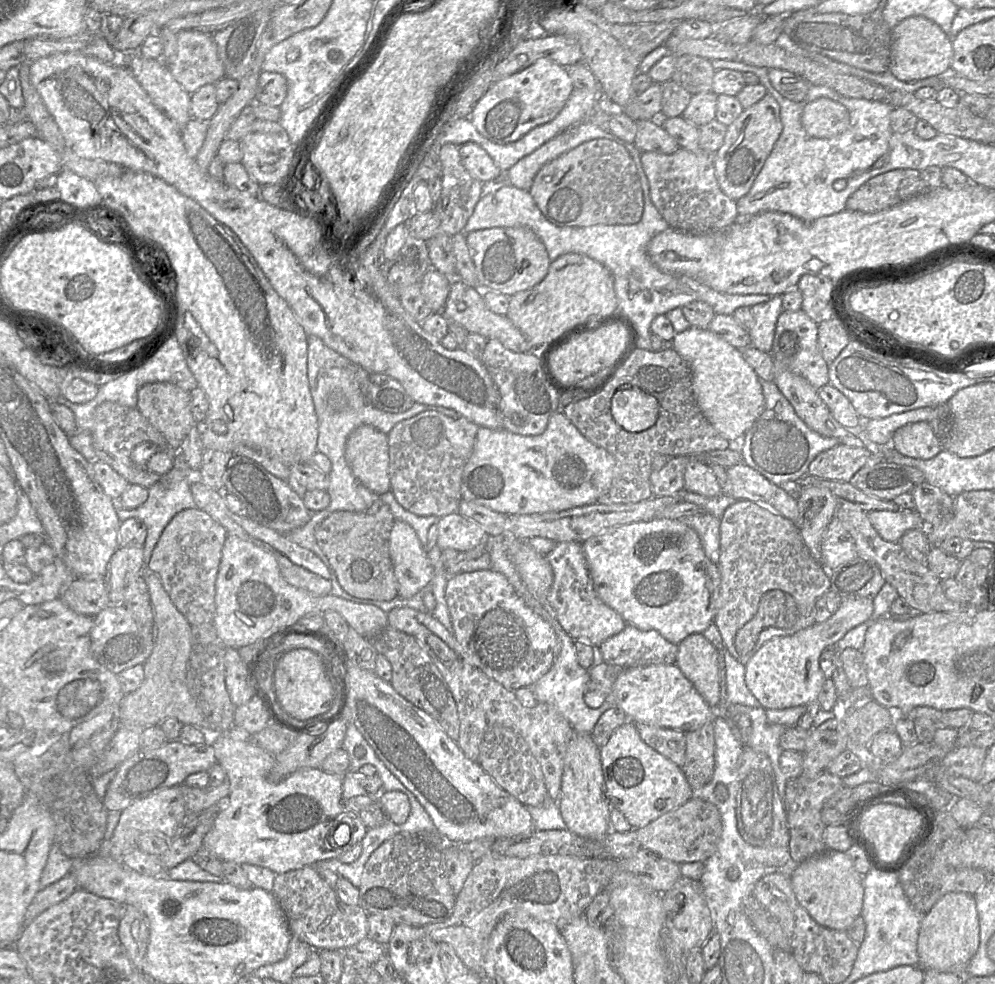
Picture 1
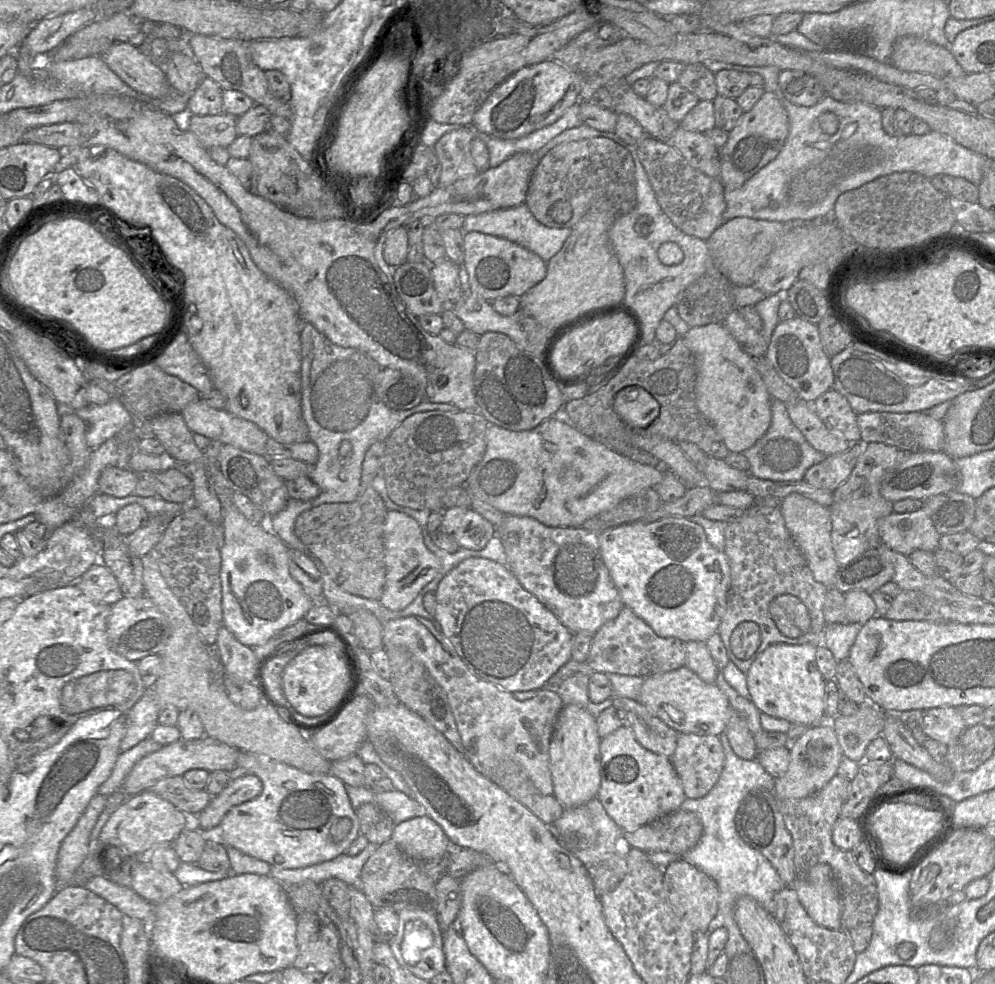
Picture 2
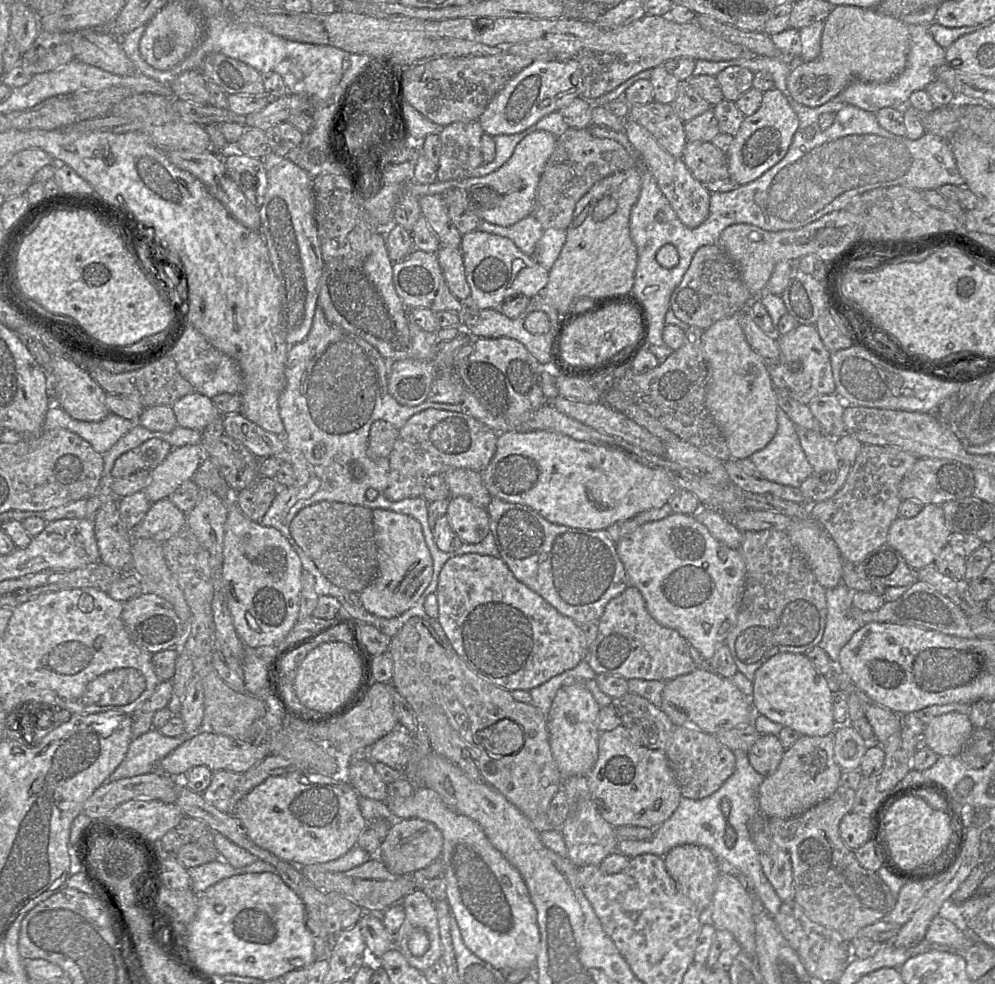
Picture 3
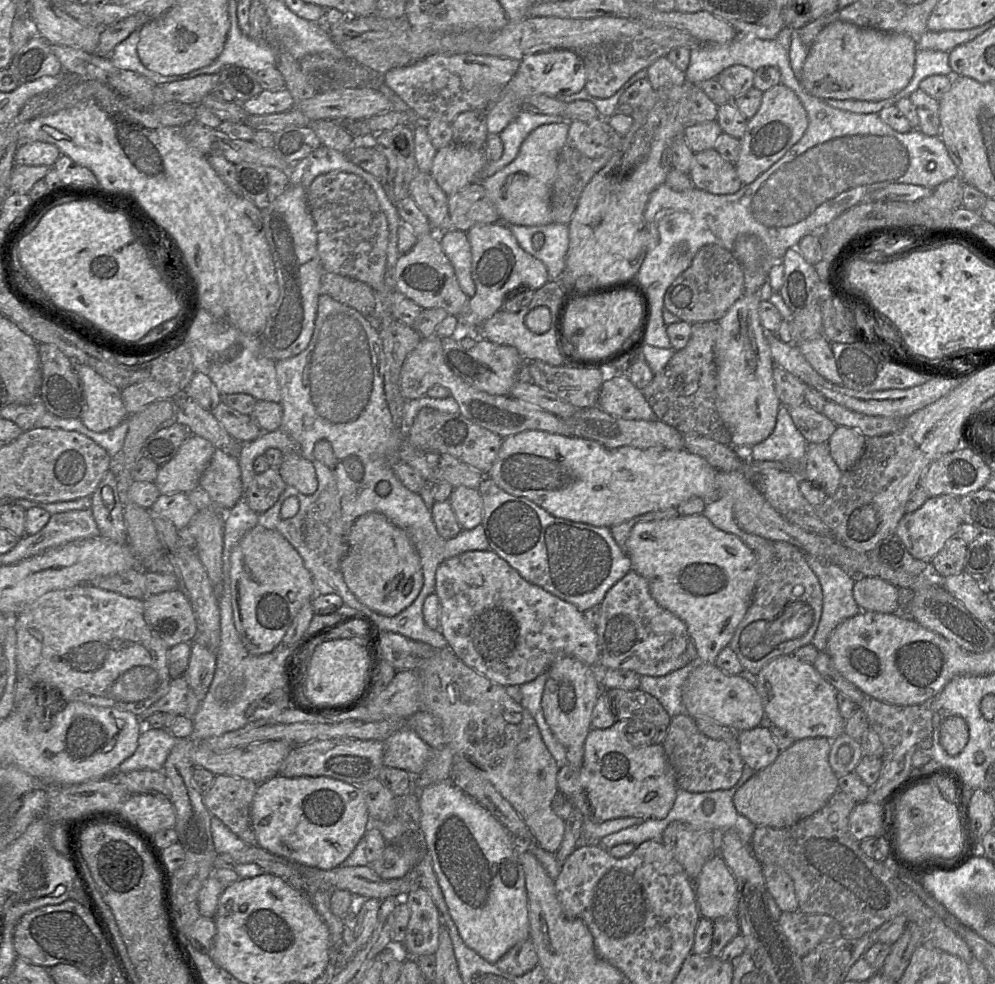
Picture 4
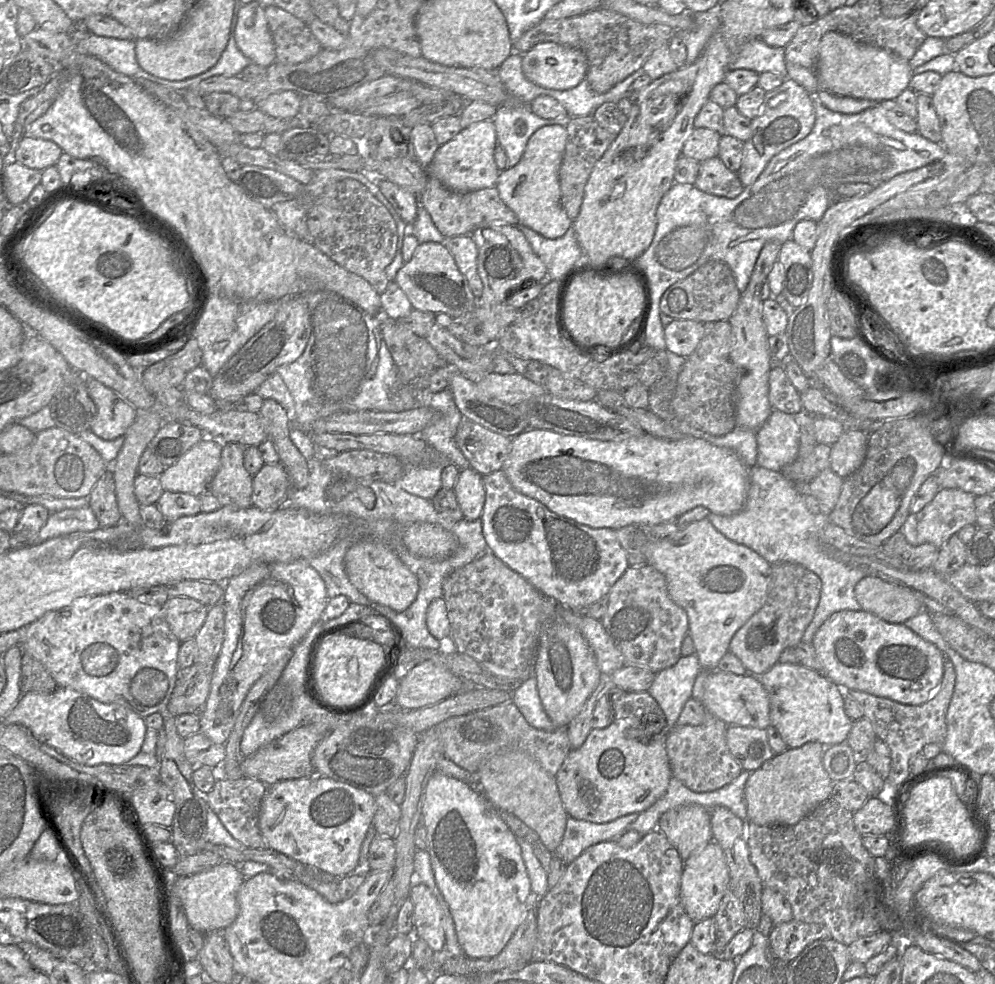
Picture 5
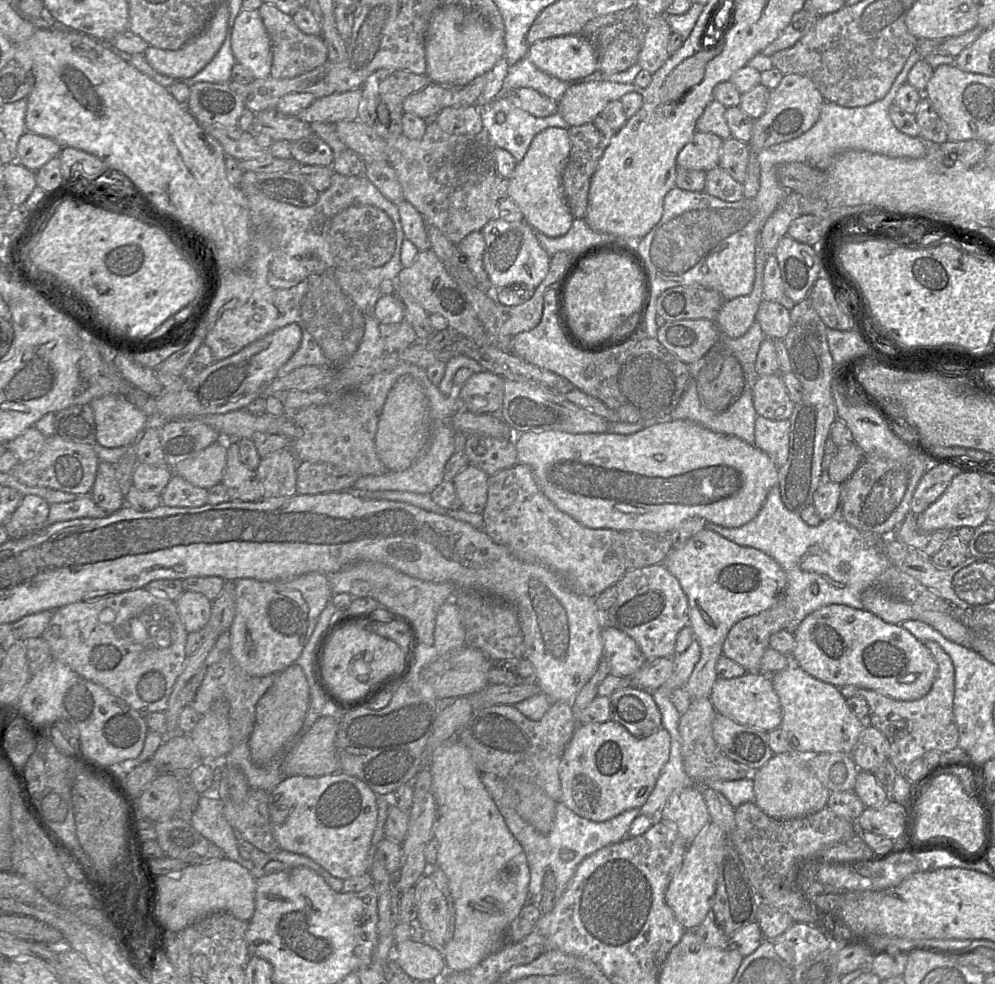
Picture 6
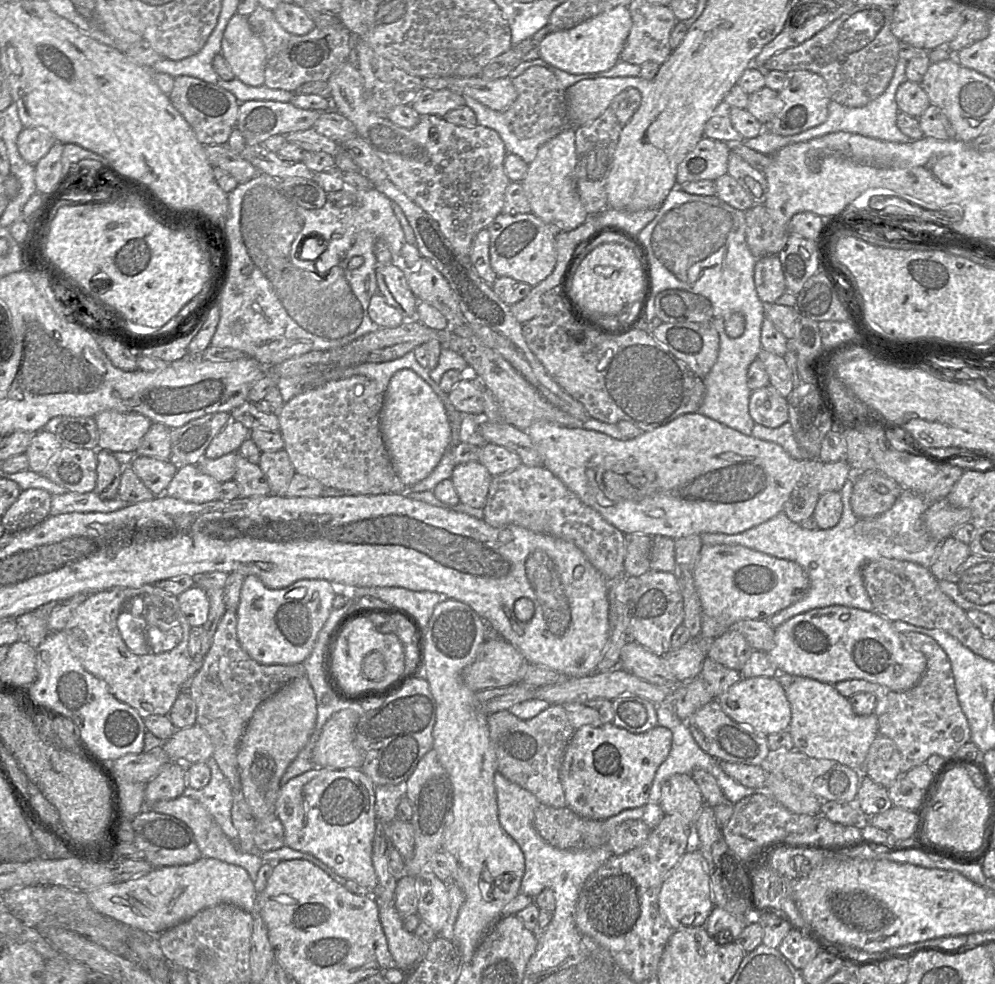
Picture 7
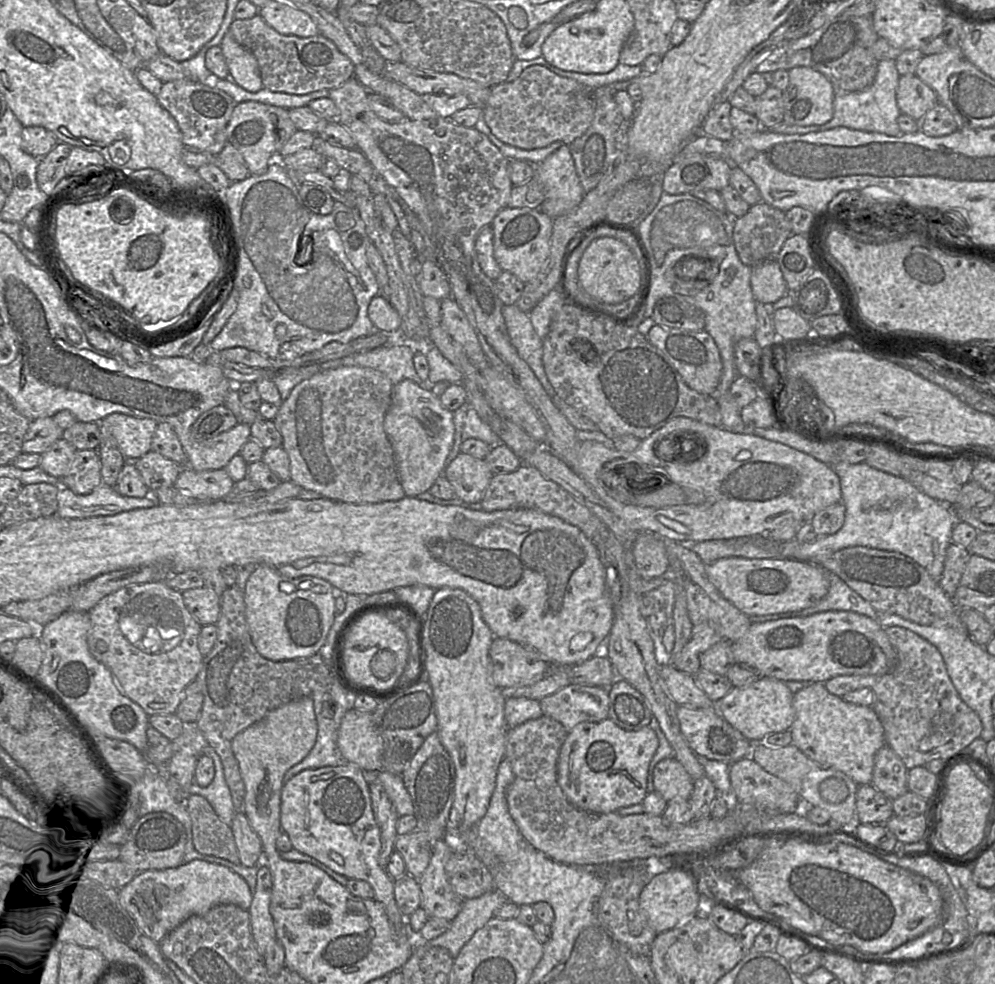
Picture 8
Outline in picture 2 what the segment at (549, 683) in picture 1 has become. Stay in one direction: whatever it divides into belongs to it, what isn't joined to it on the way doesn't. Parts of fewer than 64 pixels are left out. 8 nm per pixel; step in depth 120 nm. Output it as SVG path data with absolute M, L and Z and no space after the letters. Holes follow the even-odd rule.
M575 674L565 679L555 691L566 705L577 705L597 718L605 709L612 706L612 699L608 698L601 703L593 703L588 696L589 676Z

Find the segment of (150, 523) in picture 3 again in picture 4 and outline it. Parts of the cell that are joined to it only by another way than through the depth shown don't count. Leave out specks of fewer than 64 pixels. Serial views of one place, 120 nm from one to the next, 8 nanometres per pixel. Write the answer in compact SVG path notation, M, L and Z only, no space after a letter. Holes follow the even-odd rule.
M187 493L160 494L152 507L151 515L169 520L177 530L186 528L198 508L189 500Z

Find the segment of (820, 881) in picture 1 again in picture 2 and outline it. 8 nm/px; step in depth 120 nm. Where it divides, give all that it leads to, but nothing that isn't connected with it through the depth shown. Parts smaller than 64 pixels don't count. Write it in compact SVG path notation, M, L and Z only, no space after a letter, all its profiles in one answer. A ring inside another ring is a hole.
M829 865L813 866L804 878L796 877L790 886L815 923L830 930L841 930L840 894Z

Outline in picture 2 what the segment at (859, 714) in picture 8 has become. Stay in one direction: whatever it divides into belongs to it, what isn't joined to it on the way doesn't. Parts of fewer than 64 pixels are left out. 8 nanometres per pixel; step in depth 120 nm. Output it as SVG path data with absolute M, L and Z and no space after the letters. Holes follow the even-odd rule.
M819 641L801 645L777 643L768 646L746 674L751 700L761 713L807 727L819 726L825 717L826 680L816 663Z

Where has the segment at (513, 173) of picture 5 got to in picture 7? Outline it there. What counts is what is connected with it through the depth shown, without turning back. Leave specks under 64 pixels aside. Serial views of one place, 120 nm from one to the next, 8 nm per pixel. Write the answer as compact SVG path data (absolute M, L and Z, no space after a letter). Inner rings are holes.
M568 126L553 139L543 144L535 157L528 164L528 169L521 184L531 207L531 213L540 218L547 225L552 225L556 231L568 232L583 224L590 215L586 212L575 182L576 151L575 151L575 127Z

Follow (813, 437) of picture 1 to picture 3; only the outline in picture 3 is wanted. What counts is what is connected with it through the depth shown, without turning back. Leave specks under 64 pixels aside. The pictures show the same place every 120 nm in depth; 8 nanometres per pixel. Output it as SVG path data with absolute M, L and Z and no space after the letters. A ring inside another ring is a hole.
M777 409L777 431L773 439L750 456L762 476L775 483L799 488L813 474L800 444L796 425L786 412Z

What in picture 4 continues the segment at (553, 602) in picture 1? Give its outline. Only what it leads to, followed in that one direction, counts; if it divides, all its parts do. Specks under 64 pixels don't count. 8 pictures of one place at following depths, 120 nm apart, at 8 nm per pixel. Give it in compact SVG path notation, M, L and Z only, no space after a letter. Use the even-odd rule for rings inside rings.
M488 476L483 478L478 489L484 506L481 523L490 550L505 560L527 581L574 605L583 613L599 605L611 587L632 570L628 554L617 544L609 527L597 527L558 518L525 497L509 494Z

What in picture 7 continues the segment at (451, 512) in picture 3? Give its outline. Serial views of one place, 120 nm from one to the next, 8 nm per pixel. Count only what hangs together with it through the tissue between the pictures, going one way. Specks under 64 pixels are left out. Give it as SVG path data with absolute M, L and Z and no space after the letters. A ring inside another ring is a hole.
M479 461L456 465L450 477L460 502L473 508L485 506L492 475Z

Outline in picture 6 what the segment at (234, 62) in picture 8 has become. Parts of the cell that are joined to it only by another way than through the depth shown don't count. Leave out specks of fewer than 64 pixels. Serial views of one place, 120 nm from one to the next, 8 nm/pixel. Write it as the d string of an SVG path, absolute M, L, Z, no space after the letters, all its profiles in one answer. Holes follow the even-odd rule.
M241 9L231 31L231 49L236 63L243 65L254 79L270 75L271 41L258 9Z

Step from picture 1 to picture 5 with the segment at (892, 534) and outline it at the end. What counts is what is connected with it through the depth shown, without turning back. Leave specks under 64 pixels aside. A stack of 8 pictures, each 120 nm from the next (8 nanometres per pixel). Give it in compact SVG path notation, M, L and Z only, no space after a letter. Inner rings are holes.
M940 488L934 498L919 512L909 514L899 529L913 546L933 544L941 548L948 539L968 525L976 525L975 497L960 489Z

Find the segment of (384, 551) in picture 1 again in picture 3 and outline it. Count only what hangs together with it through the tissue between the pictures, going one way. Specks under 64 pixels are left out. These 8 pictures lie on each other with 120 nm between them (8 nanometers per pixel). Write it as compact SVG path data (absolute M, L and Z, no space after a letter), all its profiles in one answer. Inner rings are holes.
M321 501L301 509L289 530L294 541L334 585L359 594L375 579L378 558L371 509Z

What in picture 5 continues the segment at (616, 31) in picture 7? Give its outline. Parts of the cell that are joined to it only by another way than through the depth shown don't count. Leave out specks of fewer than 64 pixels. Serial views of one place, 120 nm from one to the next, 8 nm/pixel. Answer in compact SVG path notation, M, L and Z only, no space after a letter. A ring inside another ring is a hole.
M542 42L522 55L525 77L534 84L554 90L568 90L586 79L588 59L575 47Z

